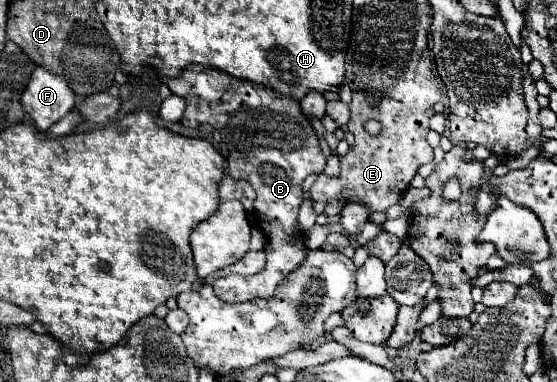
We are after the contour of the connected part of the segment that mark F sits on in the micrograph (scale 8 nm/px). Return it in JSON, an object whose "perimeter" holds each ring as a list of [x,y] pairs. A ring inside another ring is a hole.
{"perimeter":[[[36,66],[20,100],[26,116],[40,130],[48,130],[76,106],[76,92],[66,78]]]}

